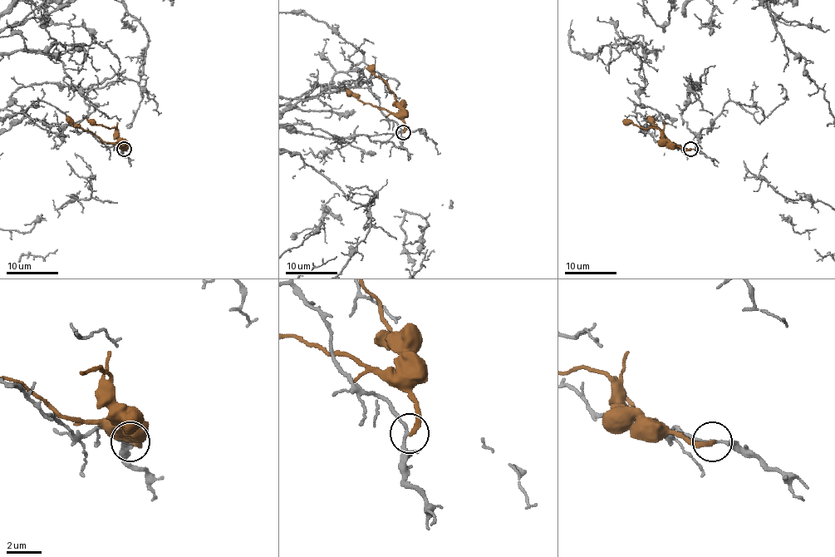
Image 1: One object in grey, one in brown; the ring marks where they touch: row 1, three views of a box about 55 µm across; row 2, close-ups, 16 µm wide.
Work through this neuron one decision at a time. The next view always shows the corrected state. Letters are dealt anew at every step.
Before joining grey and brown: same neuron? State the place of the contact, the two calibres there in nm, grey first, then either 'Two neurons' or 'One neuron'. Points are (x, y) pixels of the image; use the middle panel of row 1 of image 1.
Place: (403, 132). Thickness 160 nm (grey) against 280 nm. Two neurons

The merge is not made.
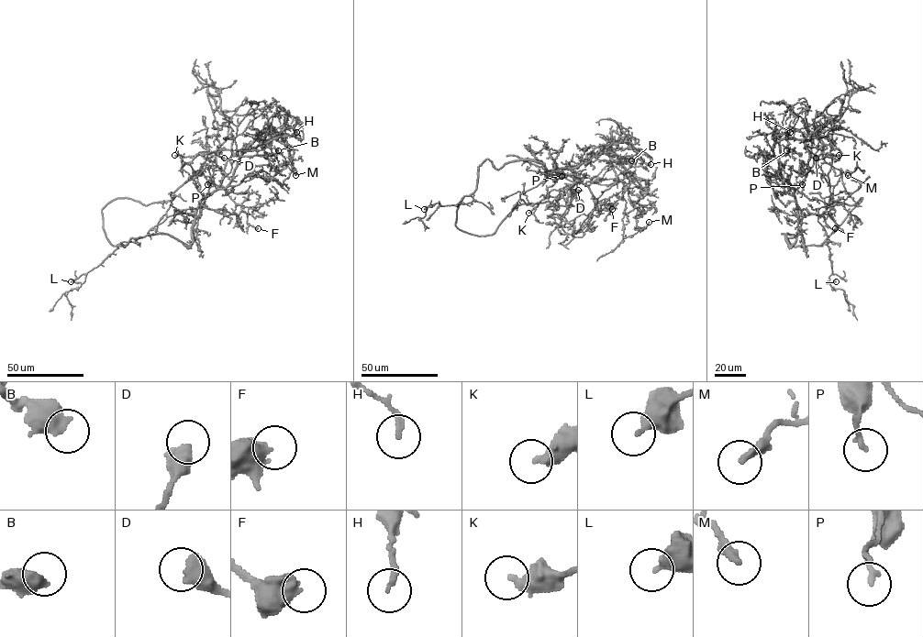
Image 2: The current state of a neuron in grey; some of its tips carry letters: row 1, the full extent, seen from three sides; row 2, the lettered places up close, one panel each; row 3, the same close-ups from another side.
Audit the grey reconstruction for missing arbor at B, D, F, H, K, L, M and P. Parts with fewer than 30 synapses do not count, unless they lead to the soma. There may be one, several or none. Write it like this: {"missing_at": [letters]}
{"missing_at": []}

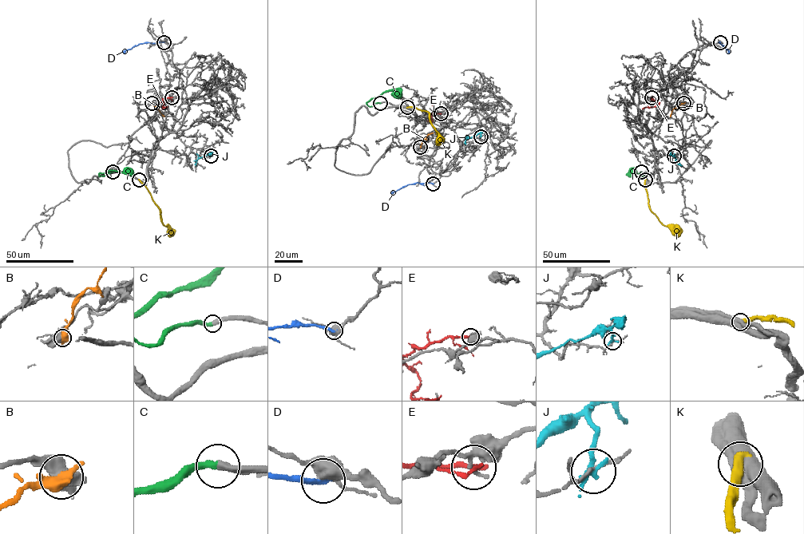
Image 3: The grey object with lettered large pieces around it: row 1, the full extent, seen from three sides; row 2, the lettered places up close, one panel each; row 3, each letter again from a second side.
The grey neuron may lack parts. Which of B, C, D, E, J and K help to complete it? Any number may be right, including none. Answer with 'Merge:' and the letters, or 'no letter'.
Merge: C

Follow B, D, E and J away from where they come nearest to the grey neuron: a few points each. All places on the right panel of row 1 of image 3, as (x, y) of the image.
B: (683, 103), (673, 108), (670, 116)
D: (720, 41), (728, 51), (727, 53)
E: (651, 97), (658, 104), (642, 109)
J: (674, 156), (671, 154), (682, 165)

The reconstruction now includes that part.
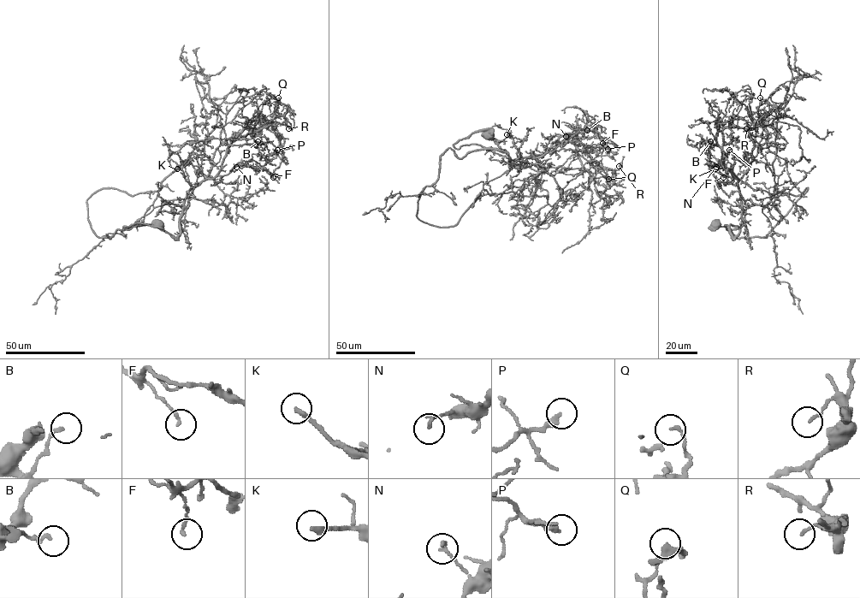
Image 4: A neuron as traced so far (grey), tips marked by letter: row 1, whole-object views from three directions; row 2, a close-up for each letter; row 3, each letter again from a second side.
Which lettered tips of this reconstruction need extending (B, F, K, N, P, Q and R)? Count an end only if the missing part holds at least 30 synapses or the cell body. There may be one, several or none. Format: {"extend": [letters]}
{"extend": ["K"]}

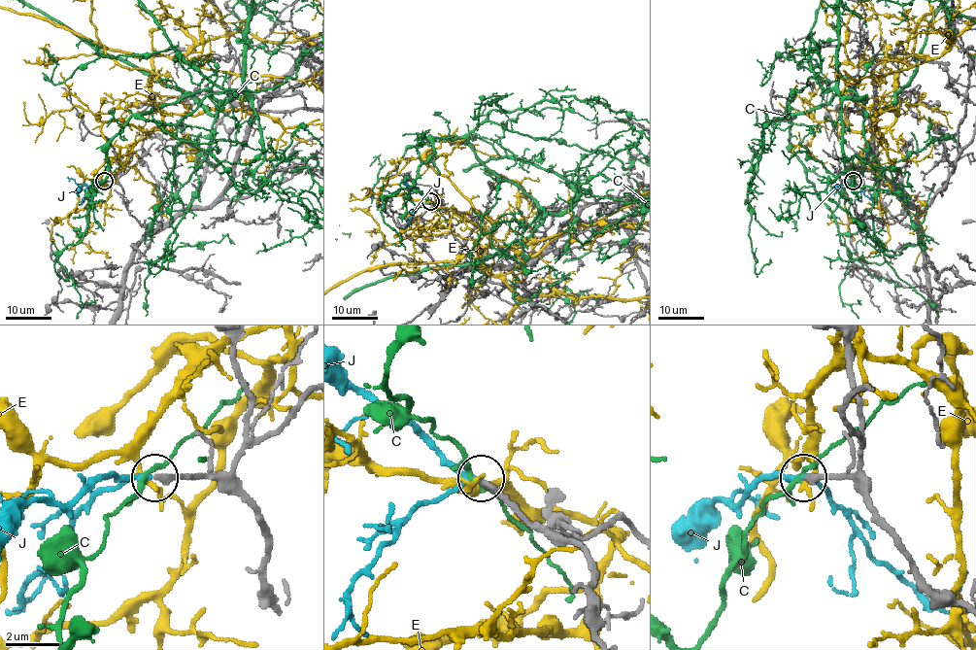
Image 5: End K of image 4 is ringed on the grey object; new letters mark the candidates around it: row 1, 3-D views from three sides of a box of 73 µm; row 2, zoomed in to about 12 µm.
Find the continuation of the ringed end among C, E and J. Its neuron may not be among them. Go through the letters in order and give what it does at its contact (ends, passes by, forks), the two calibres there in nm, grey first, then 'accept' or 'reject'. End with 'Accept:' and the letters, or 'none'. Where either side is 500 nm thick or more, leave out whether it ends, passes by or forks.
C: it passes by; 220 nm thick on the grey side, 160 nm on the other; reject
E: it ends there; 220 nm thick on the grey side, 260 nm on the other; reject
J: it passes by; 220 nm thick on the grey side, 140 nm on the other; accept
Accept: J

